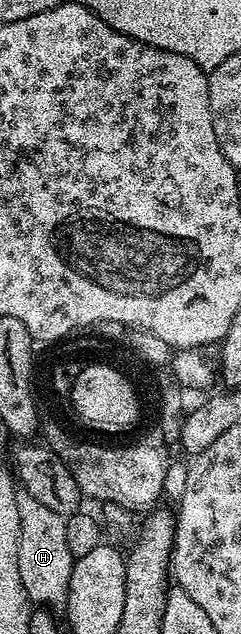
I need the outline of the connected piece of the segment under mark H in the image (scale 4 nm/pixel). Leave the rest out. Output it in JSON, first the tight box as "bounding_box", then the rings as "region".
{"bounding_box":[16,491,75,610],"region":[[[16,491],[19,537],[17,538],[17,574],[21,574],[21,586],[32,605],[48,610],[62,609],[67,603],[69,578],[73,574],[75,557],[69,554],[65,539],[66,519],[57,510],[41,506],[33,494]]]}

